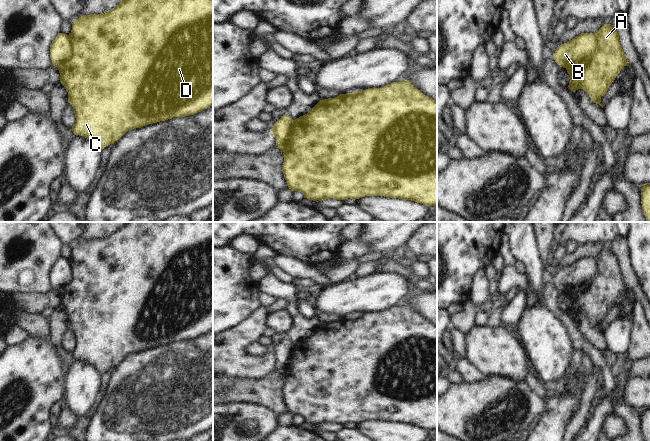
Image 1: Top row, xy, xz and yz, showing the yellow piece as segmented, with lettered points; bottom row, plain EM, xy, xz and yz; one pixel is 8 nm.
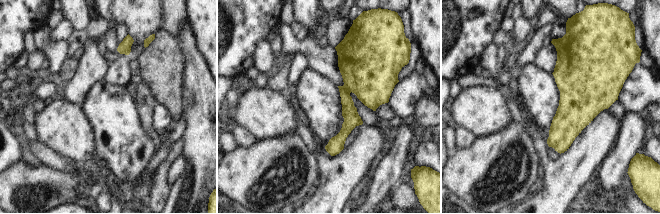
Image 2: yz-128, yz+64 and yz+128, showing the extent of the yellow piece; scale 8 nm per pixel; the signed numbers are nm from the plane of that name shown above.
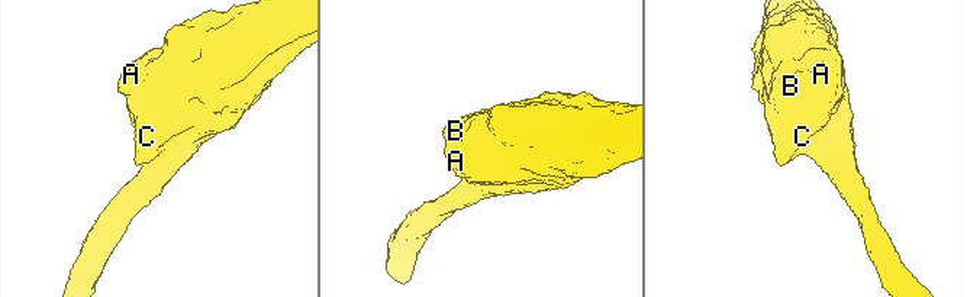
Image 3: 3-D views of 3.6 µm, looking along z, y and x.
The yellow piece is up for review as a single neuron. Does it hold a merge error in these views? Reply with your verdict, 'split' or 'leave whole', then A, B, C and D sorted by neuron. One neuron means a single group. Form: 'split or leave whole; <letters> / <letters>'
split; A C D / B

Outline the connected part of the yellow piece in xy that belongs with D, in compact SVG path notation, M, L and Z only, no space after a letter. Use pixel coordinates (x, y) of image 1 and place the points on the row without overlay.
M124 222L109 235L83 239L76 243L72 247L69 261L72 277L58 294L59 304L68 316L68 326L74 333L76 344L72 355L74 359L91 363L100 373L114 368L128 354L174 341L194 339L209 332L213 327L213 222Z

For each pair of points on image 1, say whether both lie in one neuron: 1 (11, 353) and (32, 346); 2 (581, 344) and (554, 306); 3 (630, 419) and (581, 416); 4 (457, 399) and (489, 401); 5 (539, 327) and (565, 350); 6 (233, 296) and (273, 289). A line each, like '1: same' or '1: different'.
1: same
2: same
3: different
4: same
5: same
6: different

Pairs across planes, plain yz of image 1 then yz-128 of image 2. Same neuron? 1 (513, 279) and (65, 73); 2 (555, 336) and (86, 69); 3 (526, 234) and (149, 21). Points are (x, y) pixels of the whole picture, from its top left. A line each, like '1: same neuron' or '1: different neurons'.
1: different neurons
2: different neurons
3: different neurons

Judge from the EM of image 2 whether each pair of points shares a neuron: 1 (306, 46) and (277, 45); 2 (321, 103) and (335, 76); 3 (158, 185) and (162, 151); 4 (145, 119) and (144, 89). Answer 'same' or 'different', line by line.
1: different
2: different
3: different
4: same

